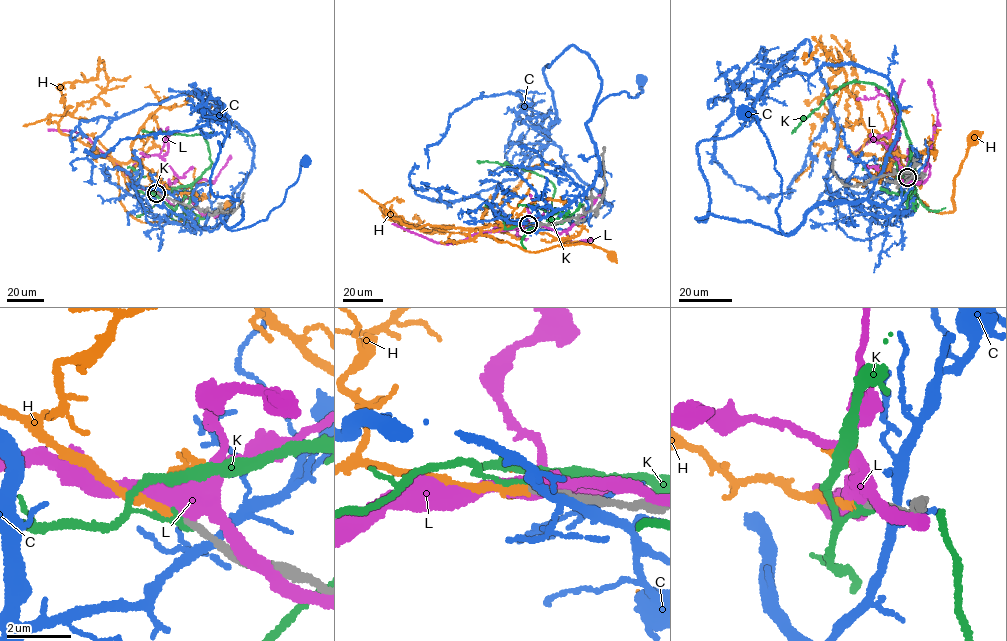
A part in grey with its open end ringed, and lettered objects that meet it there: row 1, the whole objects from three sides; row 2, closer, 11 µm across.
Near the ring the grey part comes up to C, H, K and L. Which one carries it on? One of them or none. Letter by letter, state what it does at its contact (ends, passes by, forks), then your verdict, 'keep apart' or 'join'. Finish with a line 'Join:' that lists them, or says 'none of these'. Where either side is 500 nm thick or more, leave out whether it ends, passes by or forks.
C: it forks there; keep apart
H: it passes by; join
K: it ends there; keep apart
L: it passes by; keep apart
Join: H

